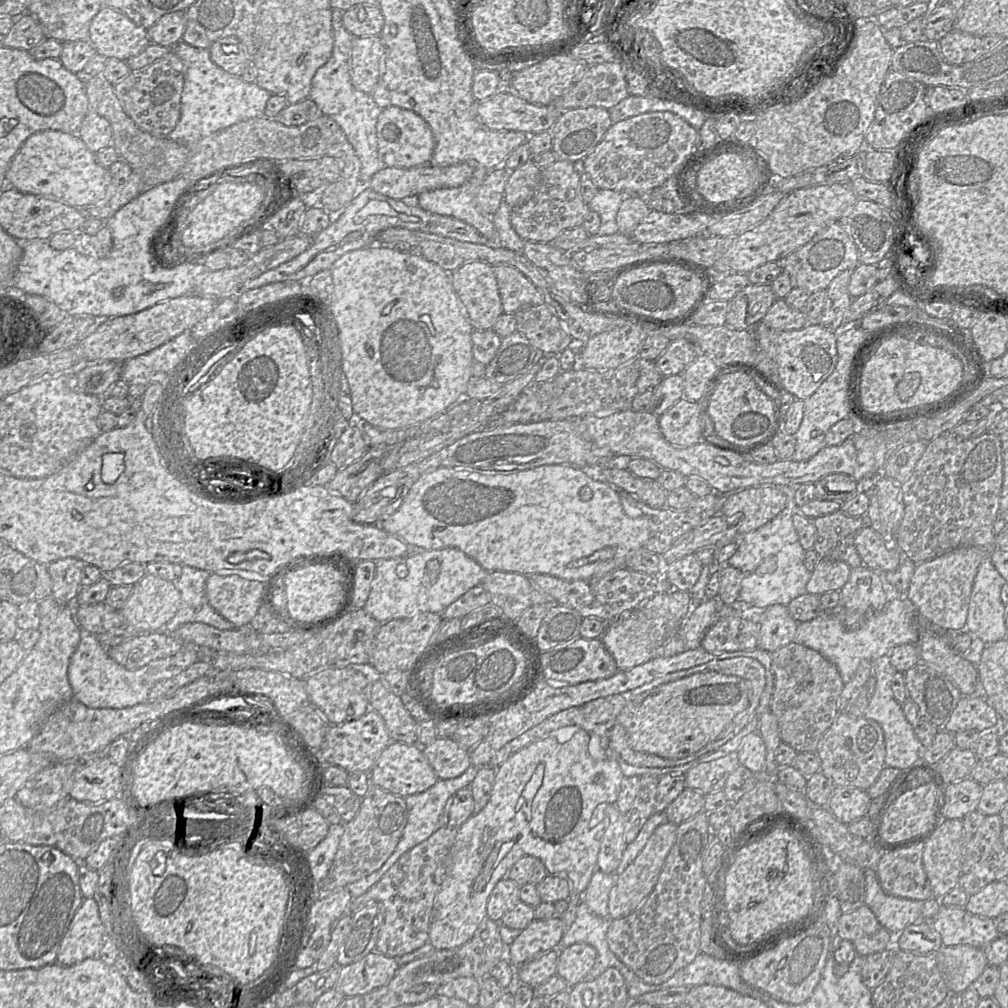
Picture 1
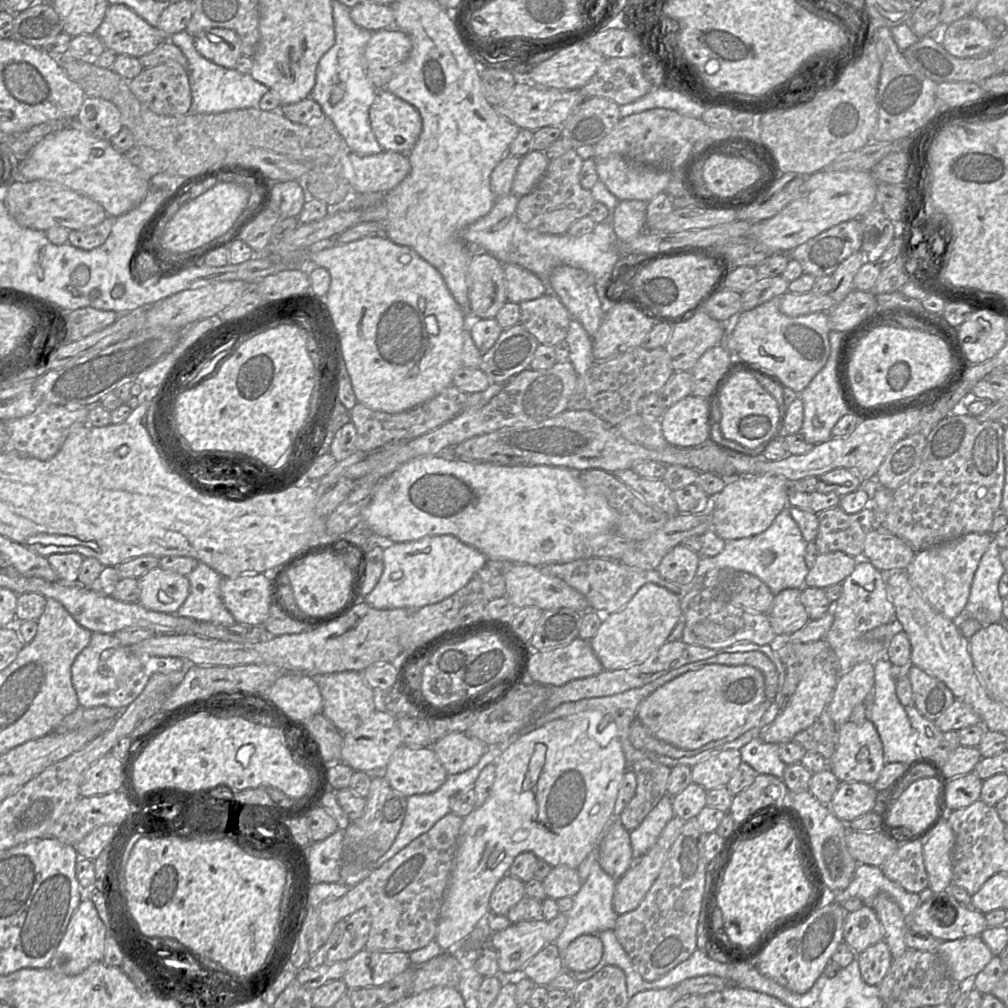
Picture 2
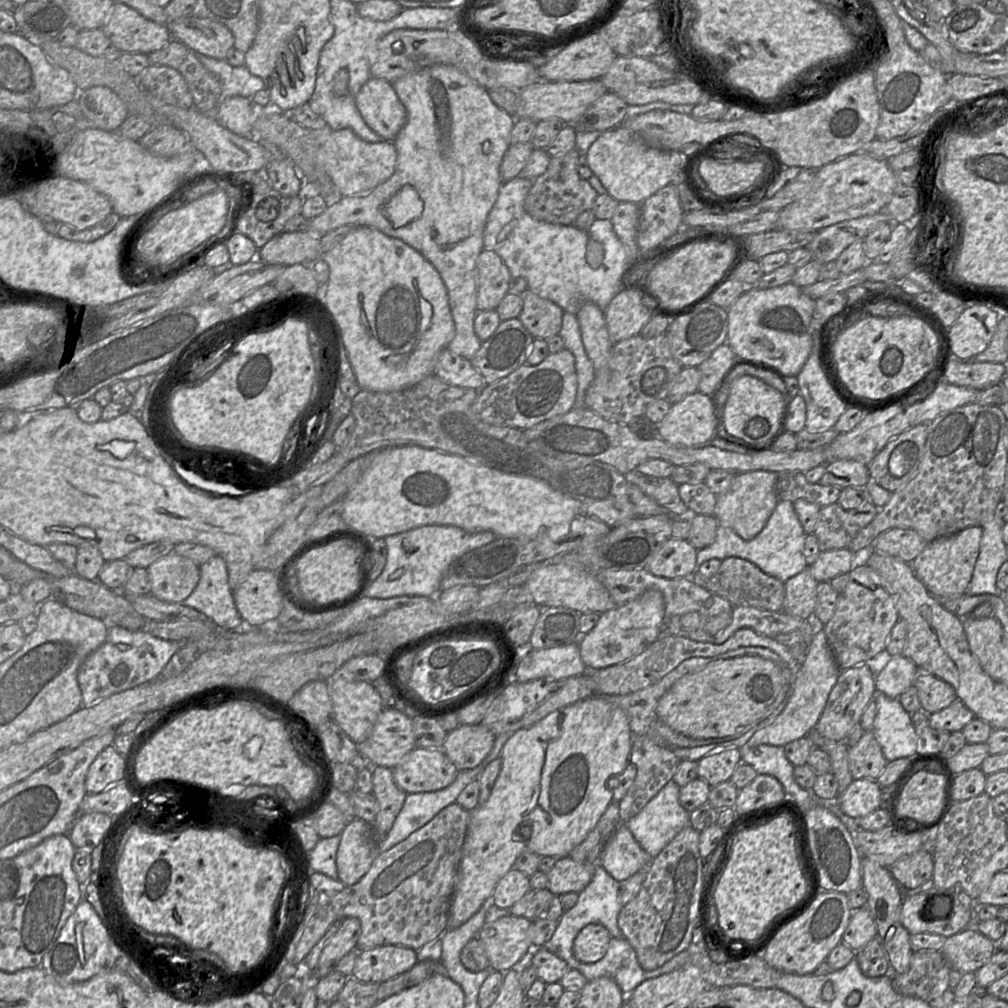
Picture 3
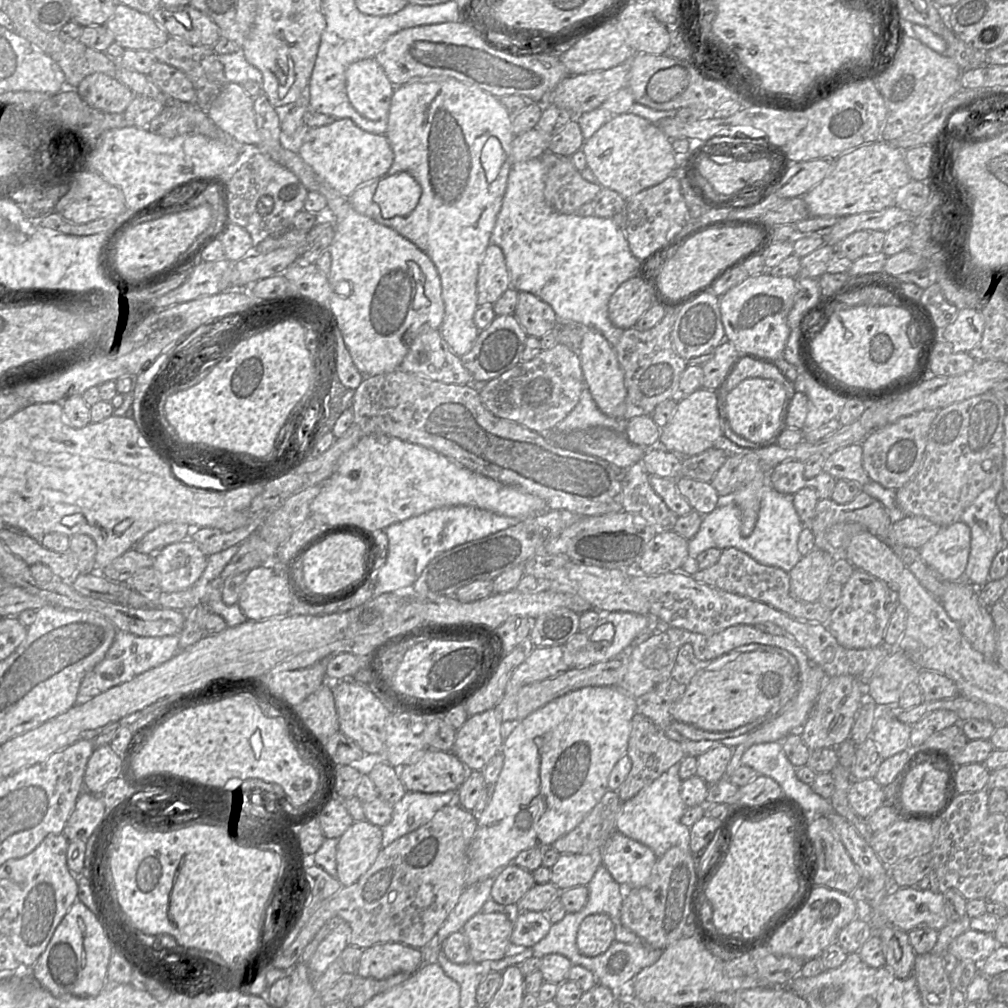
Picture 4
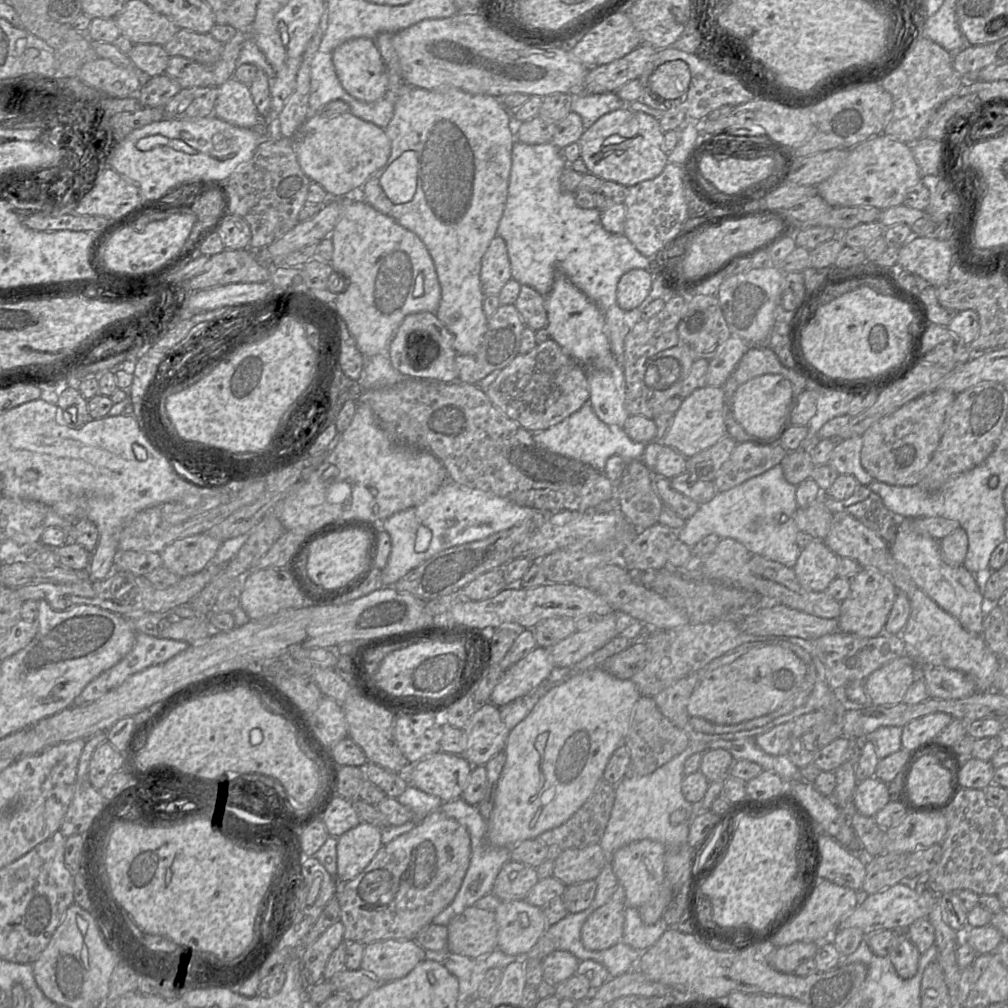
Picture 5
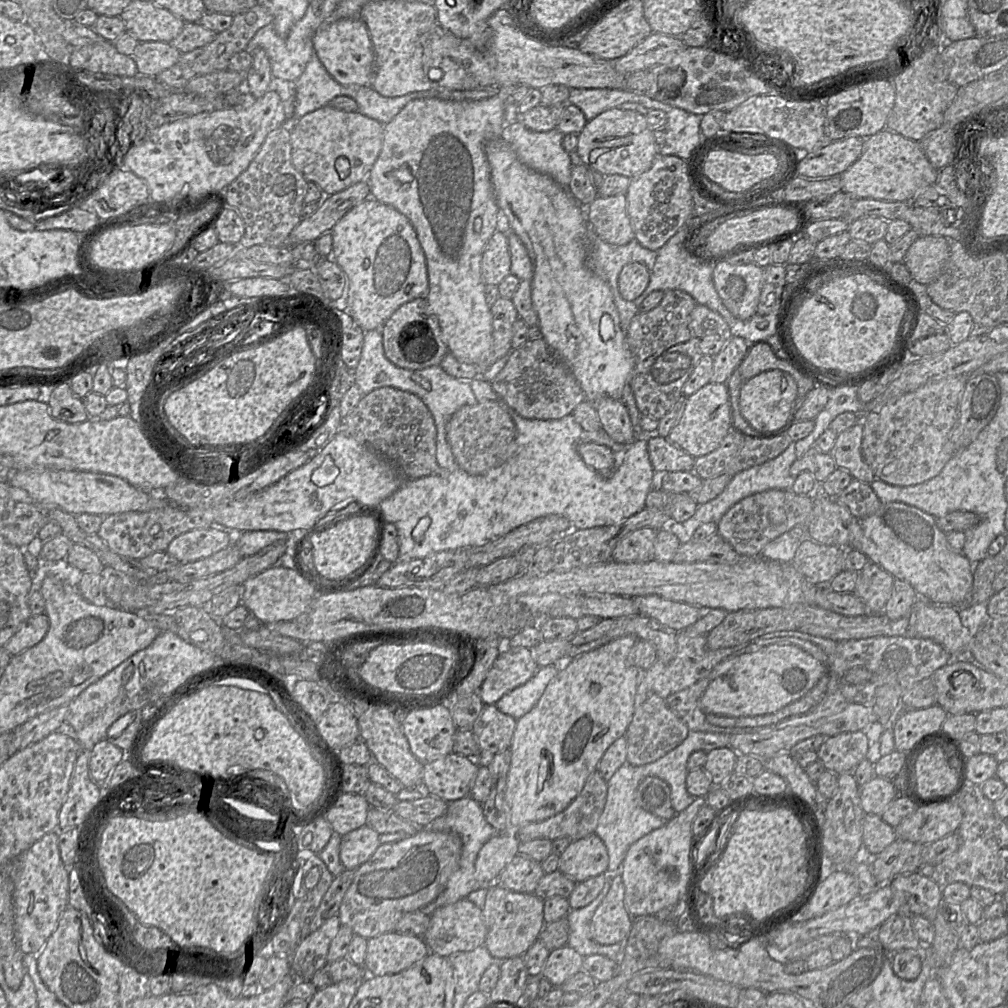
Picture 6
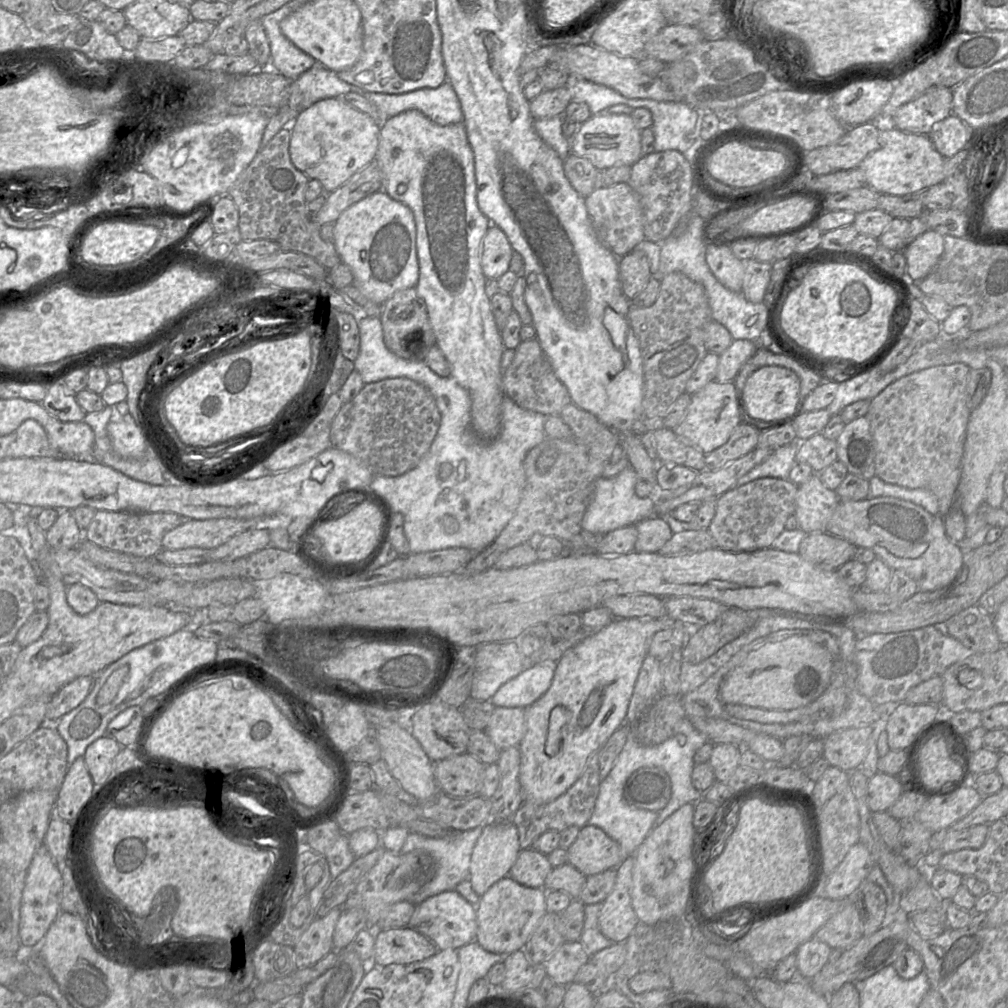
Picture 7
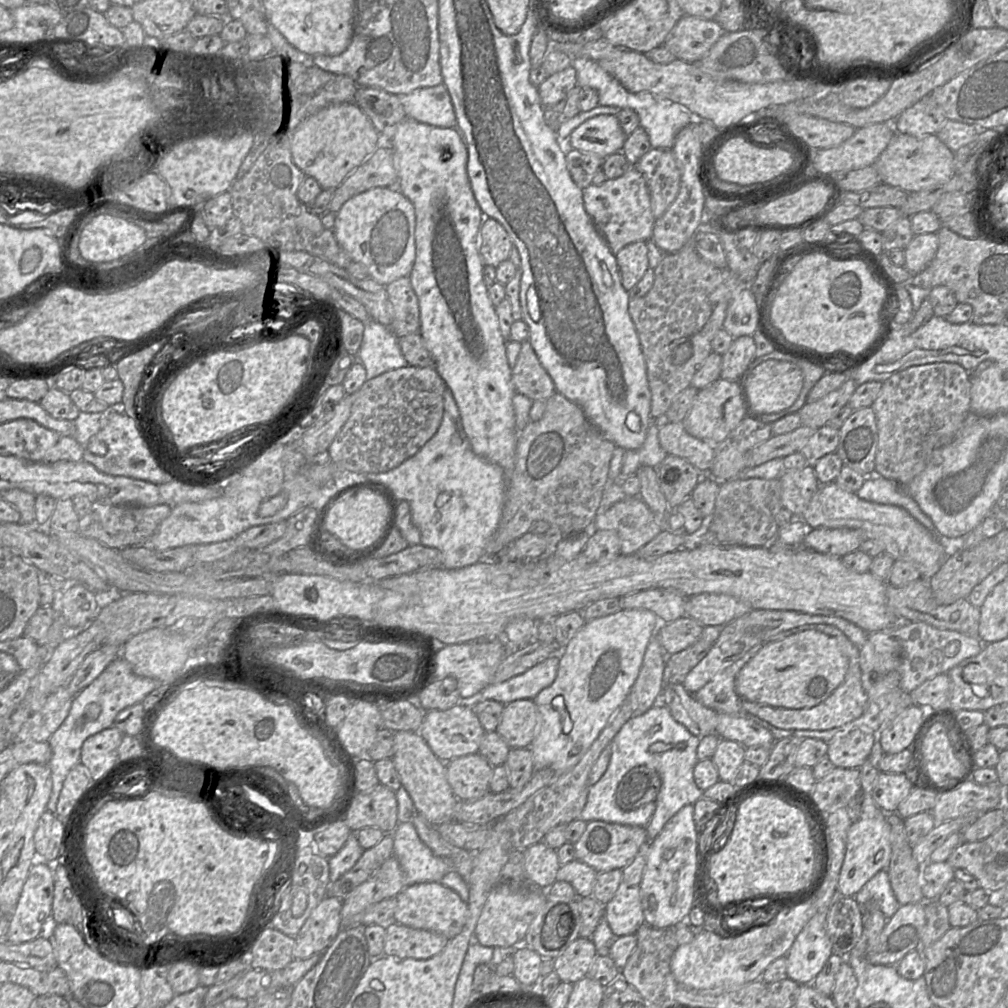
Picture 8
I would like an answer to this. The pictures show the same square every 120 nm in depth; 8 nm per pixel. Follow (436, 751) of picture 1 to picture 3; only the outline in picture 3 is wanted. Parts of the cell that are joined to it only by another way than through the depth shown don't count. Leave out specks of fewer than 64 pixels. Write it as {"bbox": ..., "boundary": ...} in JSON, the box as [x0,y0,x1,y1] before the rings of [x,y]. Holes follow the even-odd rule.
{"bbox":[442,724,496,771],"boundary":[[[461,724],[449,732],[442,751],[458,771],[480,765],[493,748],[496,736],[481,724]]]}

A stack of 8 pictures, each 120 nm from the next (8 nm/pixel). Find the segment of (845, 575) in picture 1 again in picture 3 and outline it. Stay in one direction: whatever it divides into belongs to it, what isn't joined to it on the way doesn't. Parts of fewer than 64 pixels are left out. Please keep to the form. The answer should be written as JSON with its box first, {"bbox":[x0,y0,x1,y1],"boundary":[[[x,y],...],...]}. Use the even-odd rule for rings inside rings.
{"bbox":[810,548,854,582],"boundary":[[[848,548],[820,552],[810,566],[810,572],[818,582],[830,582],[834,577],[849,574],[853,569],[854,553]]]}

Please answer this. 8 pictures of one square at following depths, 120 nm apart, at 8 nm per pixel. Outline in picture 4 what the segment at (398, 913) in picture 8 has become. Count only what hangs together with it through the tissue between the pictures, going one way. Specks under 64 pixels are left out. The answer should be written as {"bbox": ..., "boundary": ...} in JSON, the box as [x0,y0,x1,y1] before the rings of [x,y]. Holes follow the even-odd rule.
{"bbox":[463,911,514,961],"boundary":[[[514,911],[509,914],[479,912],[463,926],[471,961],[500,960],[511,951]]]}

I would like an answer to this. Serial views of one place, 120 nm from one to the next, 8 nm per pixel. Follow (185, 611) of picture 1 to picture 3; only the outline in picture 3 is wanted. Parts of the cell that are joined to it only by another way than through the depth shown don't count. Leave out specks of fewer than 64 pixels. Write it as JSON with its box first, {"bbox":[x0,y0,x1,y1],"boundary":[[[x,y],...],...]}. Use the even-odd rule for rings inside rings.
{"bbox":[182,555,244,631],"boundary":[[[219,555],[210,558],[200,566],[199,582],[182,603],[203,613],[215,623],[218,630],[234,631],[244,628],[244,621],[236,608],[233,593],[229,586],[226,562]]]}

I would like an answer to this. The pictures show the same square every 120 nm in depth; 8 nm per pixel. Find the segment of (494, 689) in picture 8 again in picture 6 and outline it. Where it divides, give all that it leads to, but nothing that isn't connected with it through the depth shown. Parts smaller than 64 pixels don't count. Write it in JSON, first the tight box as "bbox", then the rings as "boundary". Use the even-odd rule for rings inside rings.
{"bbox":[495,665,557,720],"boundary":[[[555,665],[539,667],[526,683],[504,694],[495,704],[497,709],[518,720],[537,704],[557,673]]]}

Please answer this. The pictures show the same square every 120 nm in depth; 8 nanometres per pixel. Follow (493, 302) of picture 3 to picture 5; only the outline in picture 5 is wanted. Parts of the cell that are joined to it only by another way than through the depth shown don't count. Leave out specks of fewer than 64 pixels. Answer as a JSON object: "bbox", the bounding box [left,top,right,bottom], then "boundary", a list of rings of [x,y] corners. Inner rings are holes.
{"bbox":[480,235,511,295],"boundary":[[[496,235],[482,257],[480,282],[484,295],[498,295],[511,278],[506,243]]]}

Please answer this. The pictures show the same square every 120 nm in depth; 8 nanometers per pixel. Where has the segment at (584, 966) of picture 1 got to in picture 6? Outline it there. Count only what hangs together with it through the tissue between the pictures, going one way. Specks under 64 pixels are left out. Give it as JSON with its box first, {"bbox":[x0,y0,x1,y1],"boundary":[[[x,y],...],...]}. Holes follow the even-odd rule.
{"bbox":[590,873,634,945],"boundary":[[[620,873],[610,876],[610,890],[590,922],[591,938],[600,945],[623,944],[634,919],[624,904],[625,887]]]}

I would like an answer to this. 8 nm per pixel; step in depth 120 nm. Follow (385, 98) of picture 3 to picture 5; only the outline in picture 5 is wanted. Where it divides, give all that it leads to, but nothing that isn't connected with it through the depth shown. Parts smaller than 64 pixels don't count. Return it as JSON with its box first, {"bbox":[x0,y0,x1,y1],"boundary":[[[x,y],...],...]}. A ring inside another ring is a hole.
{"bbox":[332,37,389,103],"boundary":[[[362,37],[344,42],[333,51],[332,61],[340,84],[354,98],[370,103],[389,95],[386,66],[374,39]]]}

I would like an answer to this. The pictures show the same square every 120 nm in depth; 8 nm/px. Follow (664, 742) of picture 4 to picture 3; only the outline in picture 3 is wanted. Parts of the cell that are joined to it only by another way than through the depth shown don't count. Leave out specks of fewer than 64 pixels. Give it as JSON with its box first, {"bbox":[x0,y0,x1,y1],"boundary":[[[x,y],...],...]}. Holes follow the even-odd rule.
{"bbox":[618,735,681,823],"boundary":[[[633,735],[629,761],[636,767],[633,784],[618,803],[621,823],[637,815],[675,775],[681,760],[668,748],[657,745],[647,735]]]}

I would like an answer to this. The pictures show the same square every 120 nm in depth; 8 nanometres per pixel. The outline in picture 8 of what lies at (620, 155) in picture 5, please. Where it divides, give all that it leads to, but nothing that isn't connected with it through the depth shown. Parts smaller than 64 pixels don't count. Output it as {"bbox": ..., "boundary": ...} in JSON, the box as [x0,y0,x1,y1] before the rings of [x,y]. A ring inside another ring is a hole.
{"bbox":[568,114,626,159],"boundary":[[[601,114],[589,118],[573,130],[568,147],[594,153],[605,159],[620,152],[626,139],[615,115]]]}

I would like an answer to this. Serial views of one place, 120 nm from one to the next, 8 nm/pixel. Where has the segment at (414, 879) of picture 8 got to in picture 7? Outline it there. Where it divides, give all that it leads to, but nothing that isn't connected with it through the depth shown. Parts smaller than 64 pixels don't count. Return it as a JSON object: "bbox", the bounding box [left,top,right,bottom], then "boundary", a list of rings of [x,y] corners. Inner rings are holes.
{"bbox":[400,827,483,905],"boundary":[[[476,827],[462,832],[449,832],[447,835],[439,838],[431,838],[415,832],[409,832],[400,852],[427,853],[434,861],[434,877],[416,894],[411,896],[409,900],[404,901],[410,901],[414,905],[418,905],[429,897],[444,891],[455,890],[460,882],[468,879],[471,855],[482,830],[483,827]]]}

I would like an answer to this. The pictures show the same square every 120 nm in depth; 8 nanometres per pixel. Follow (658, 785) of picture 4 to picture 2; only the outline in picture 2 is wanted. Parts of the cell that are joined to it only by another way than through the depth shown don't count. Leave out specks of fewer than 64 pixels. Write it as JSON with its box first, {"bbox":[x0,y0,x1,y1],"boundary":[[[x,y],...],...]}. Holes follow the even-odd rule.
{"bbox":[629,794,674,862],"boundary":[[[666,794],[642,823],[629,832],[634,862],[655,845],[667,823],[674,817],[672,797]]]}

